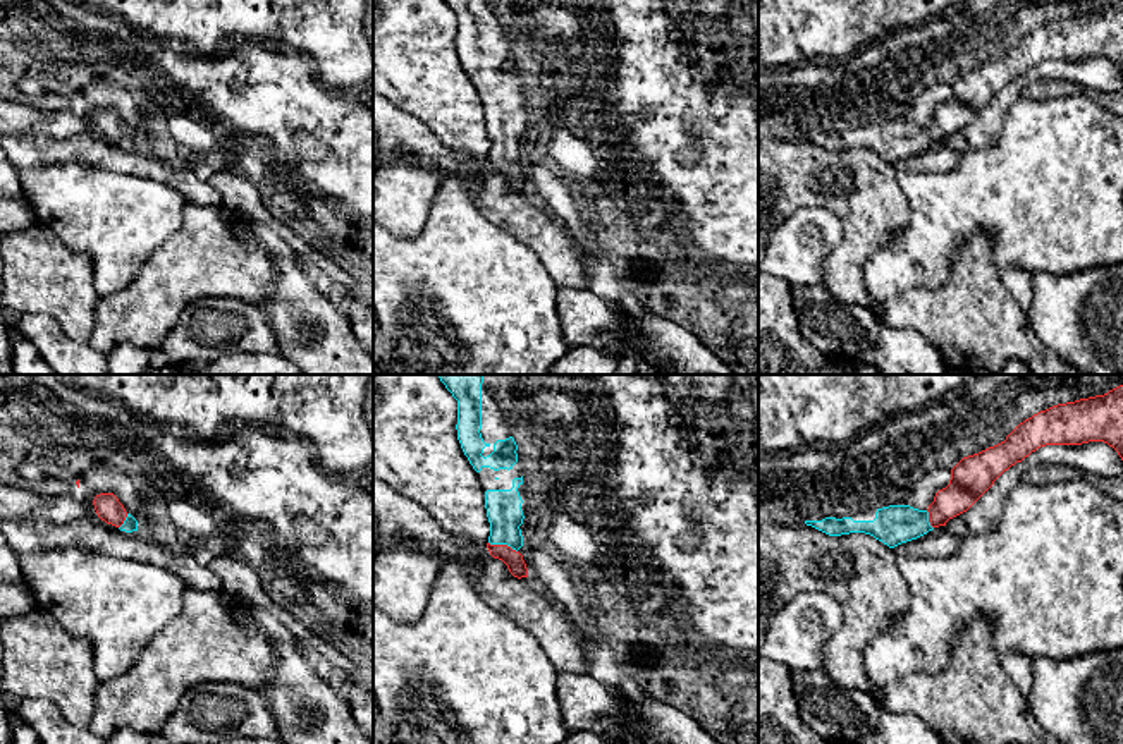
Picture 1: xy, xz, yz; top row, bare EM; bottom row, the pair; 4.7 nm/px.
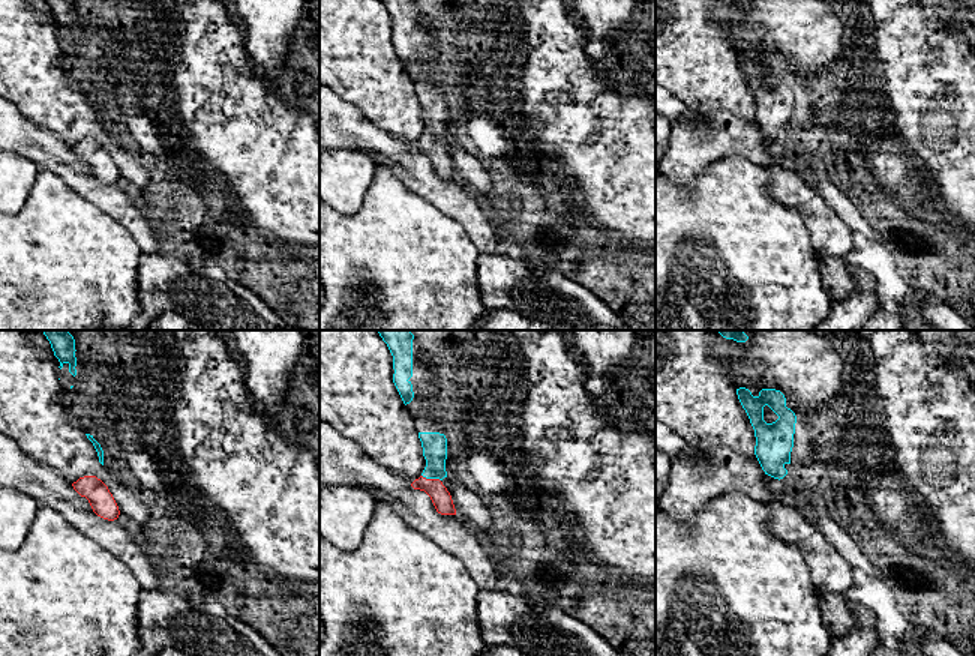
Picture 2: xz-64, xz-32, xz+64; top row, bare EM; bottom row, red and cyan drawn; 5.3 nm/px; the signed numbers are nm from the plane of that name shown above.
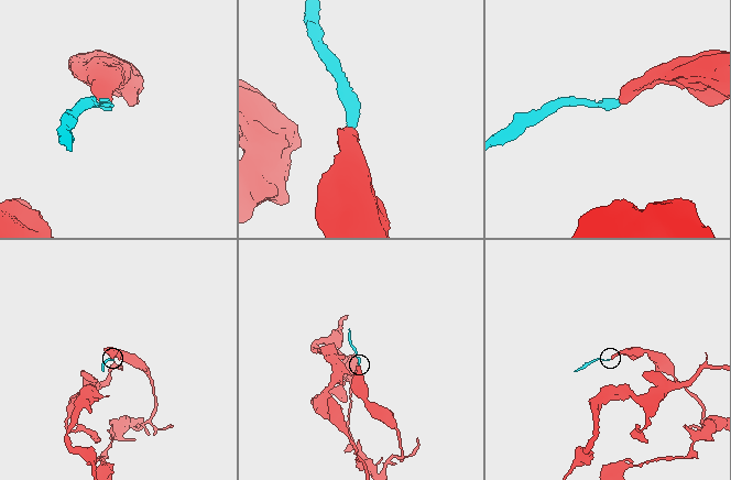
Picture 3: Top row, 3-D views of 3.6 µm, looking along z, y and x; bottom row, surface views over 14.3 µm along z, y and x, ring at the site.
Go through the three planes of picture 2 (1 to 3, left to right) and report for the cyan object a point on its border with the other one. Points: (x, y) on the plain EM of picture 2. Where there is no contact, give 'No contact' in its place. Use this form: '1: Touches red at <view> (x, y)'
1: No contact
2: Touches red at xz-32 (431, 143)
3: No contact

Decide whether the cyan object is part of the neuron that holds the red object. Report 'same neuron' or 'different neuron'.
same neuron

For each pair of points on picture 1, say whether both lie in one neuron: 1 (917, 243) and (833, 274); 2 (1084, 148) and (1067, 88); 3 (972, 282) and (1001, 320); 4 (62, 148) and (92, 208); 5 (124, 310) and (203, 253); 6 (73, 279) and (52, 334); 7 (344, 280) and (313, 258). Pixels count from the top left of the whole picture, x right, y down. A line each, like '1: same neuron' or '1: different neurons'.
1: different neurons
2: different neurons
3: same neuron
4: different neurons
5: same neuron
6: different neurons
7: same neuron

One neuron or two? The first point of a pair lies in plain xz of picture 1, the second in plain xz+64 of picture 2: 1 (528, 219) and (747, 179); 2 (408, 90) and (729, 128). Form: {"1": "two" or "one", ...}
{"1": "two", "2": "two"}

